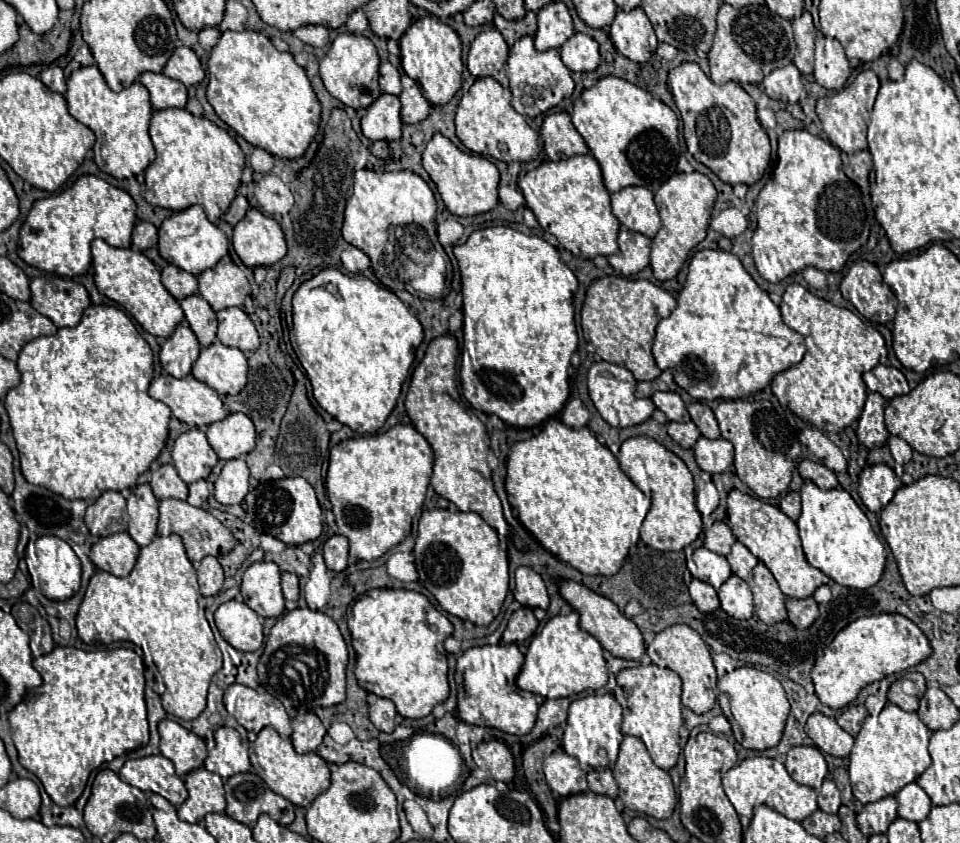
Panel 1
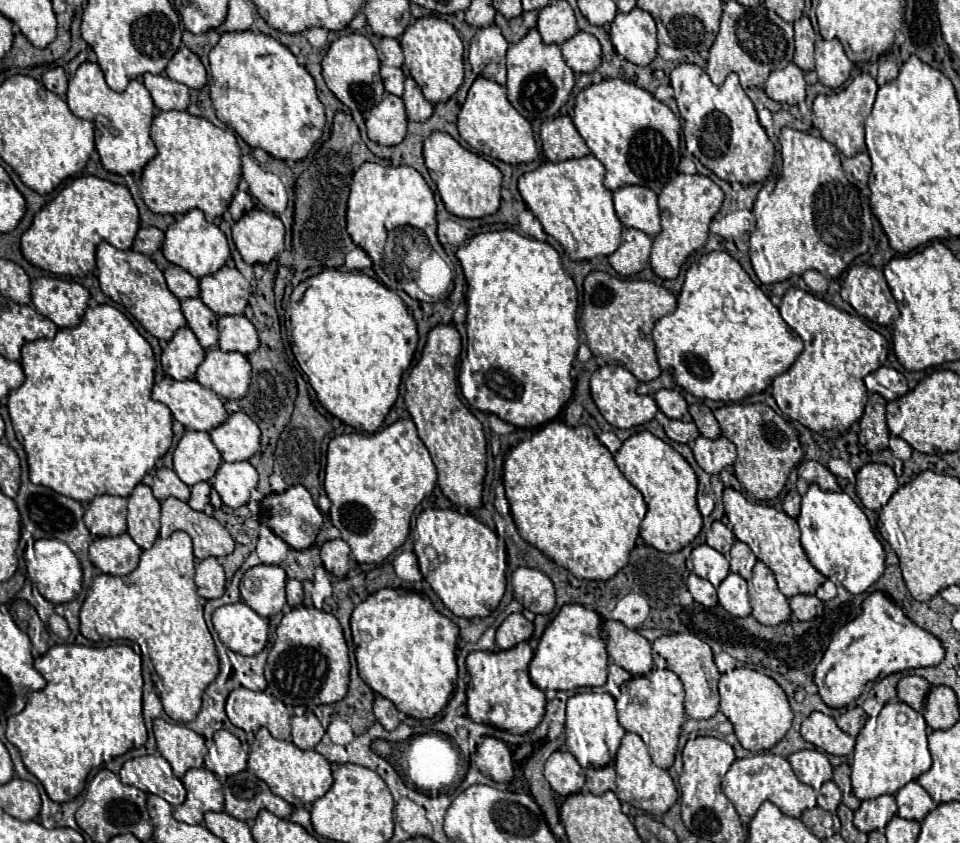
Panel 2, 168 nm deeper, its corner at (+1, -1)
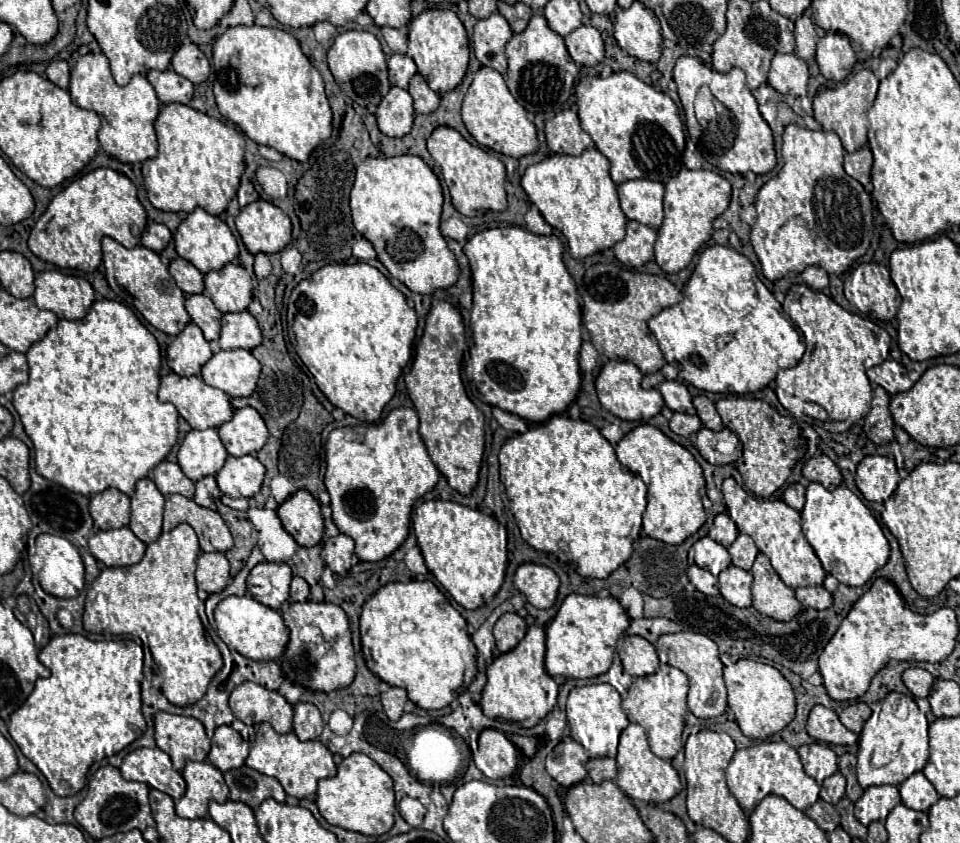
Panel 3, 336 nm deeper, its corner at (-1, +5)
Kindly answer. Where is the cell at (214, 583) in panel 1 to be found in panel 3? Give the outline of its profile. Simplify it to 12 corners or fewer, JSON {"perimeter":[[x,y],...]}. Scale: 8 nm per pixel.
{"perimeter":[[201,553],[197,587],[219,593],[229,583],[223,553]]}

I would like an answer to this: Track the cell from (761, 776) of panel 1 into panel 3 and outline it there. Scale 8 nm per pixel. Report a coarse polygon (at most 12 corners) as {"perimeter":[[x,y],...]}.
{"perimeter":[[785,741],[737,749],[725,777],[747,813],[771,793],[805,811],[821,785]]}

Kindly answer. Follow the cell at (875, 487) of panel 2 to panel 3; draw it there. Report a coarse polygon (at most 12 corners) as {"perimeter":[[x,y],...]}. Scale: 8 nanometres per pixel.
{"perimeter":[[865,457],[855,483],[867,501],[885,501],[899,473],[889,457]]}

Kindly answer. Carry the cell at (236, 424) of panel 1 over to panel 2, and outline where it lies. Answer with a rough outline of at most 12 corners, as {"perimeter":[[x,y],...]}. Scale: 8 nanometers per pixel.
{"perimeter":[[233,413],[209,431],[223,461],[259,451],[259,427]]}

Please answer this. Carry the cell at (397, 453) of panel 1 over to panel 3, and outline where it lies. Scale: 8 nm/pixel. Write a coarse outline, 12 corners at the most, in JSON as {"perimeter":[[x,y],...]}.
{"perimeter":[[417,411],[333,429],[325,487],[361,561],[439,481]]}

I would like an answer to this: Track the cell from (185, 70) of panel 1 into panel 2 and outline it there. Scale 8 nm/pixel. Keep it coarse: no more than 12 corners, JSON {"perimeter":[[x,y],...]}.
{"perimeter":[[185,45],[169,61],[165,73],[201,89],[207,73],[199,57]]}

